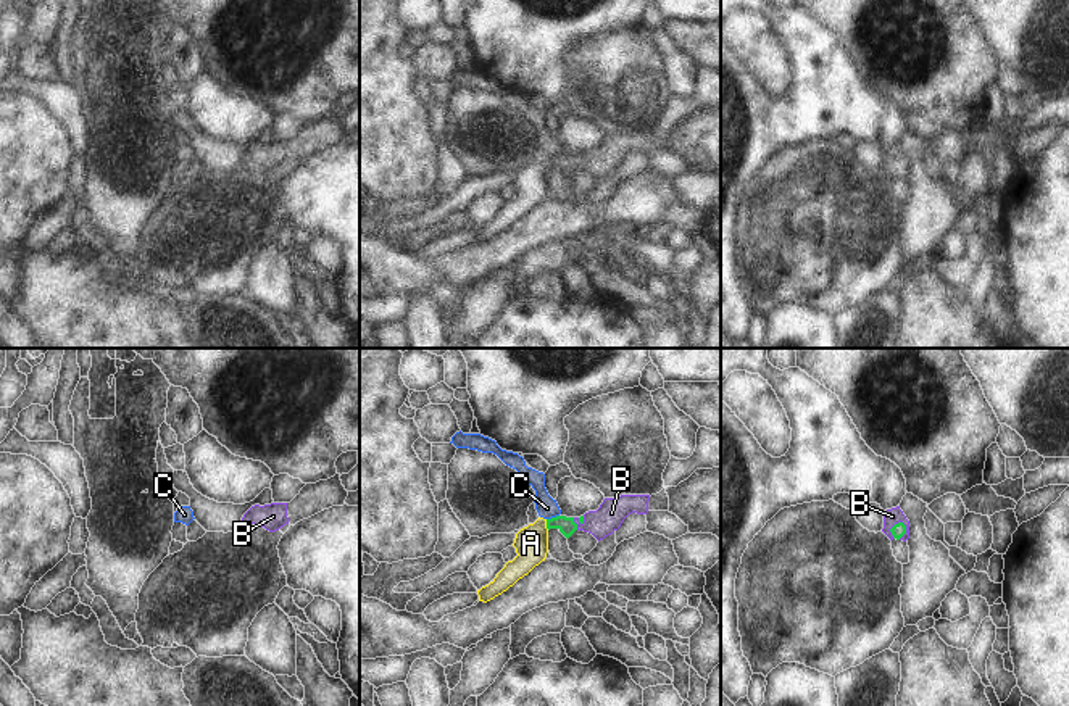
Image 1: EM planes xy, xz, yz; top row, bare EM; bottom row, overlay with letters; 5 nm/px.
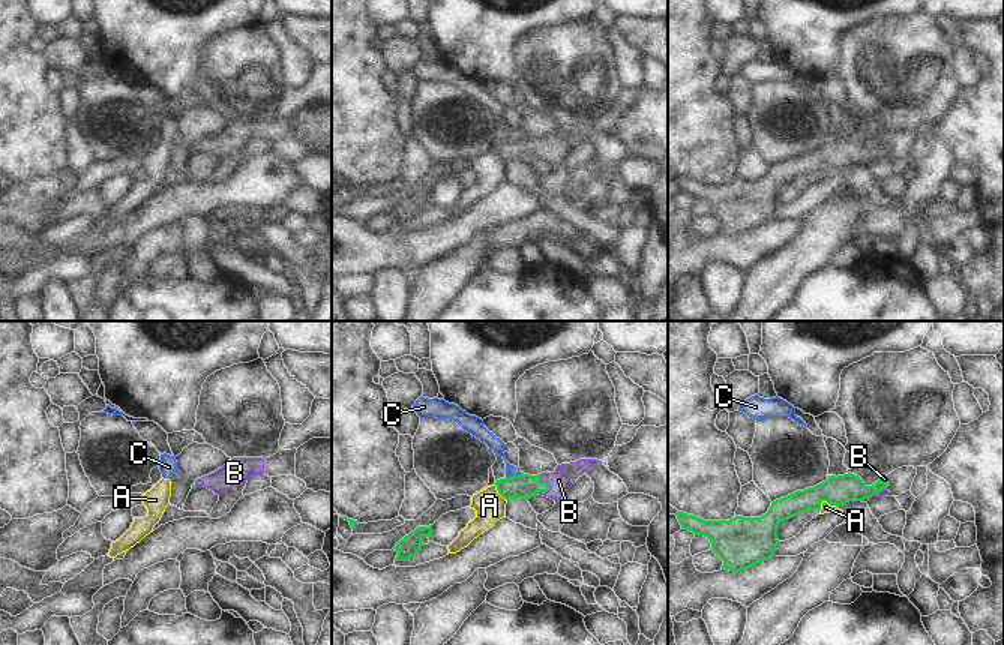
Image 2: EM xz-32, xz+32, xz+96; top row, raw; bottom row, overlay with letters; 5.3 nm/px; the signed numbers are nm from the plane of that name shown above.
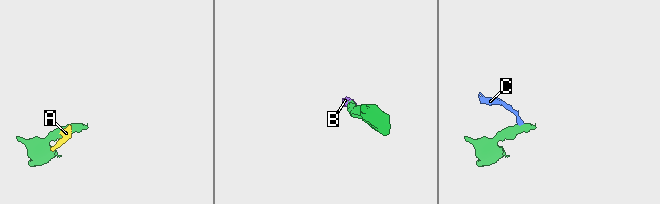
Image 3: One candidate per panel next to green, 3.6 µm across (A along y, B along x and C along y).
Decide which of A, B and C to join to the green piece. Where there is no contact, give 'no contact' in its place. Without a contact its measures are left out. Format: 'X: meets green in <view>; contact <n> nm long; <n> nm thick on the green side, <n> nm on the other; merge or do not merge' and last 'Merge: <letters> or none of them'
A: meets green in xz; contact 60 nm long; 90 nm thick on the green side, 170 nm on the other; do not merge
B: meets green in yz; contact 100 nm long; 70 nm thick on the green side, 80 nm on the other; merge
C: meets green in xz; contact 70 nm long; 90 nm thick on the green side, 110 nm on the other; do not merge
Merge: B

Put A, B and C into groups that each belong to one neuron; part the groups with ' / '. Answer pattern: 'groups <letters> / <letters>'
groups A C / B

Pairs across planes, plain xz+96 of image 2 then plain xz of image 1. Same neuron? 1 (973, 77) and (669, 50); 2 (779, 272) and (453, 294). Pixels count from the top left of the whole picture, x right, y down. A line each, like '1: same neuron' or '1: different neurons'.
1: same neuron
2: different neurons

